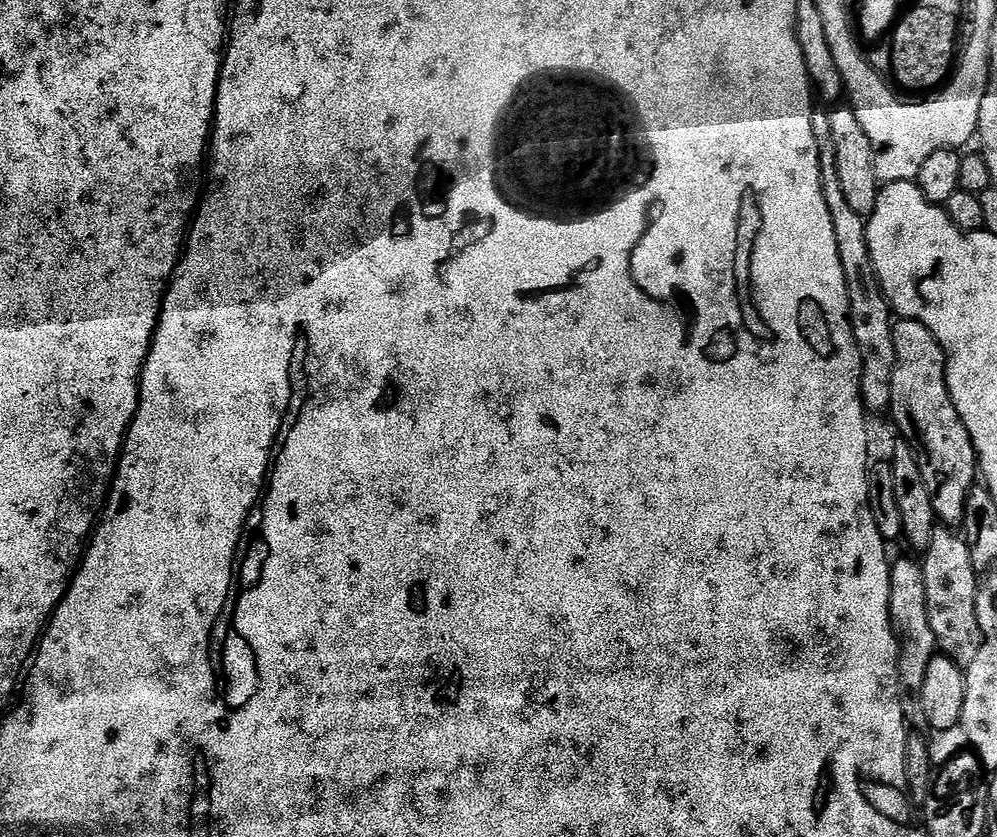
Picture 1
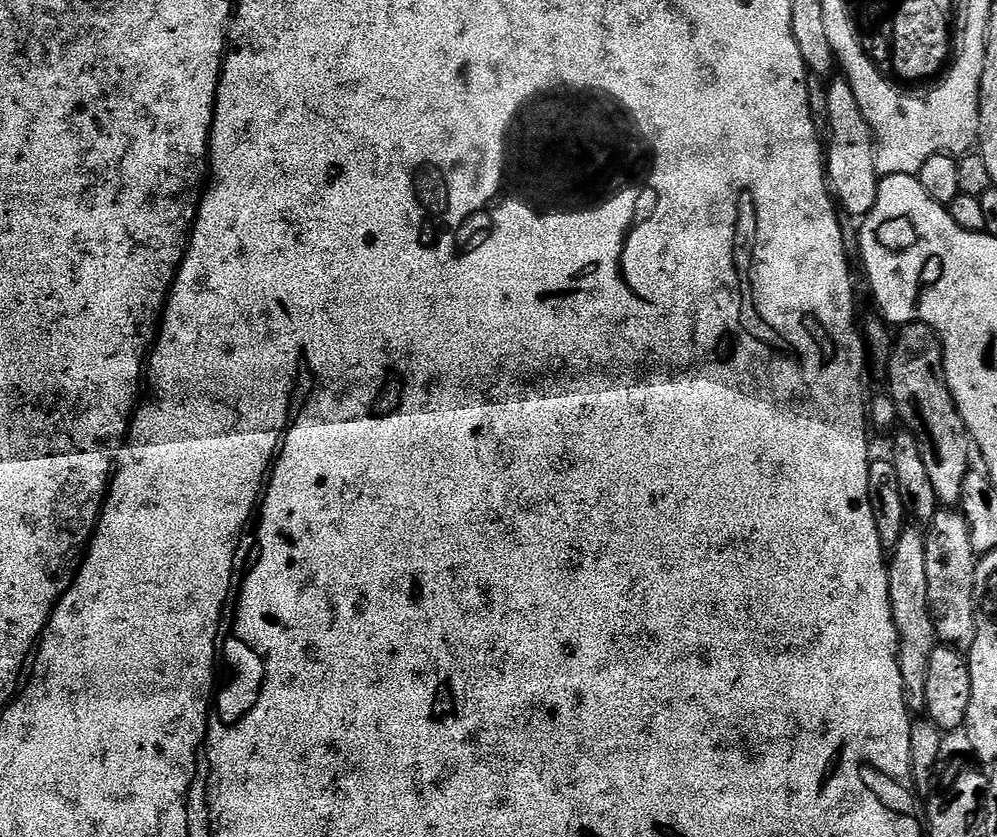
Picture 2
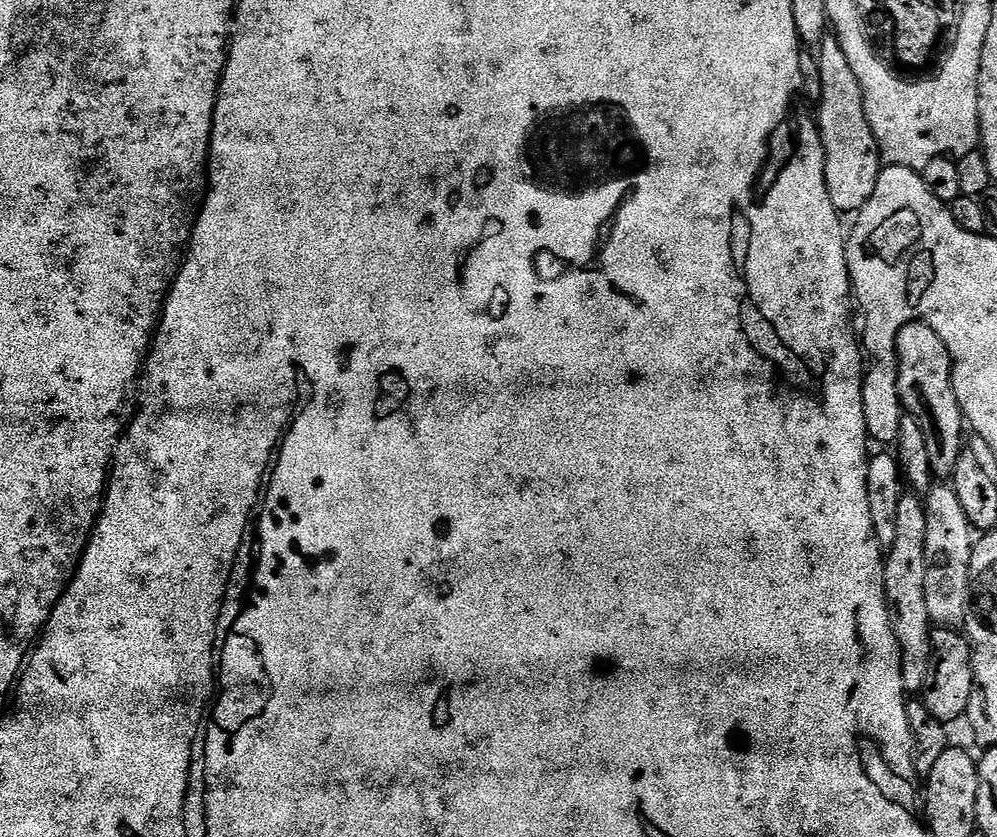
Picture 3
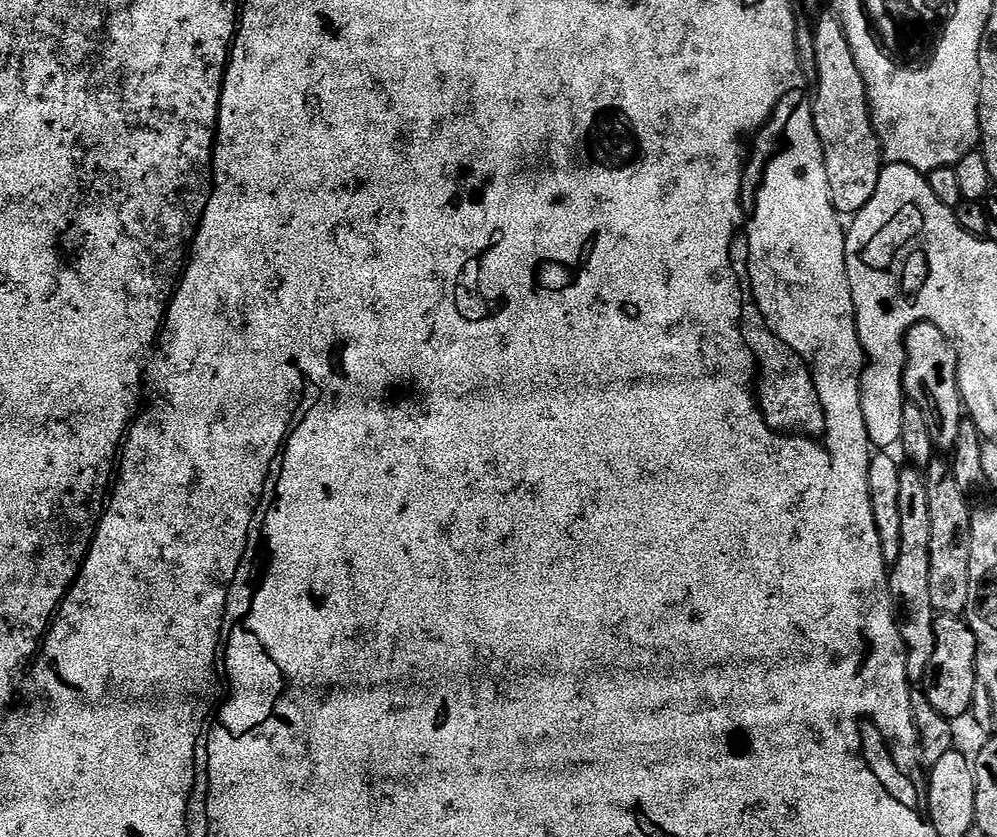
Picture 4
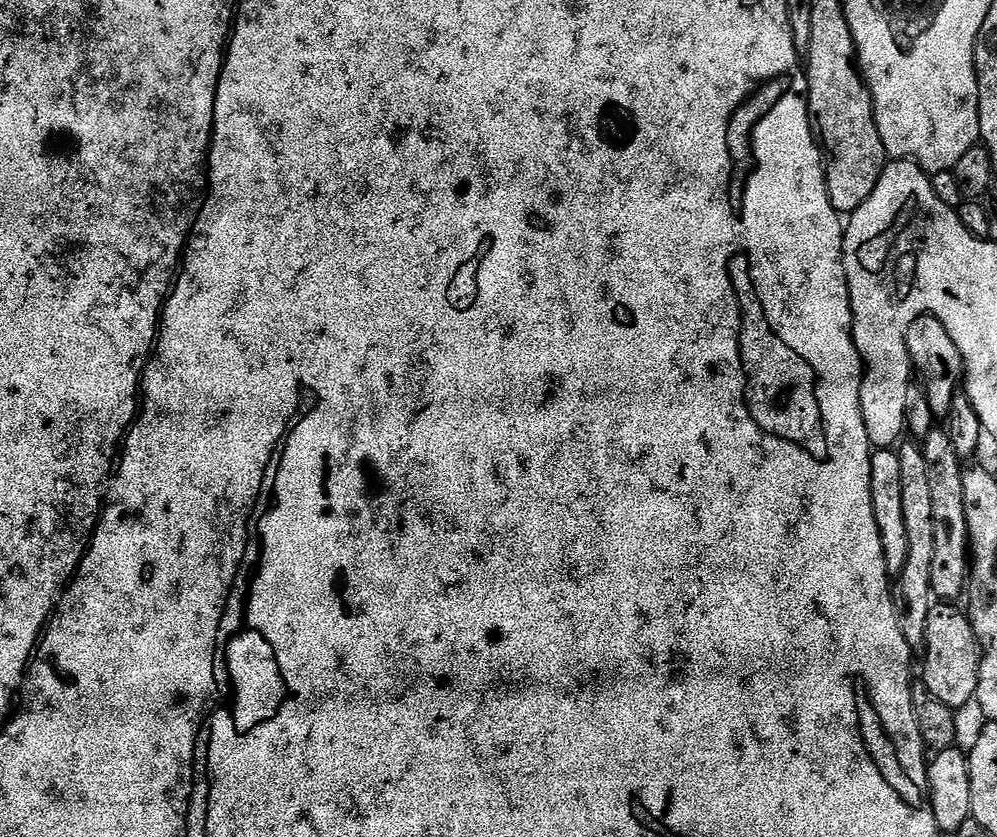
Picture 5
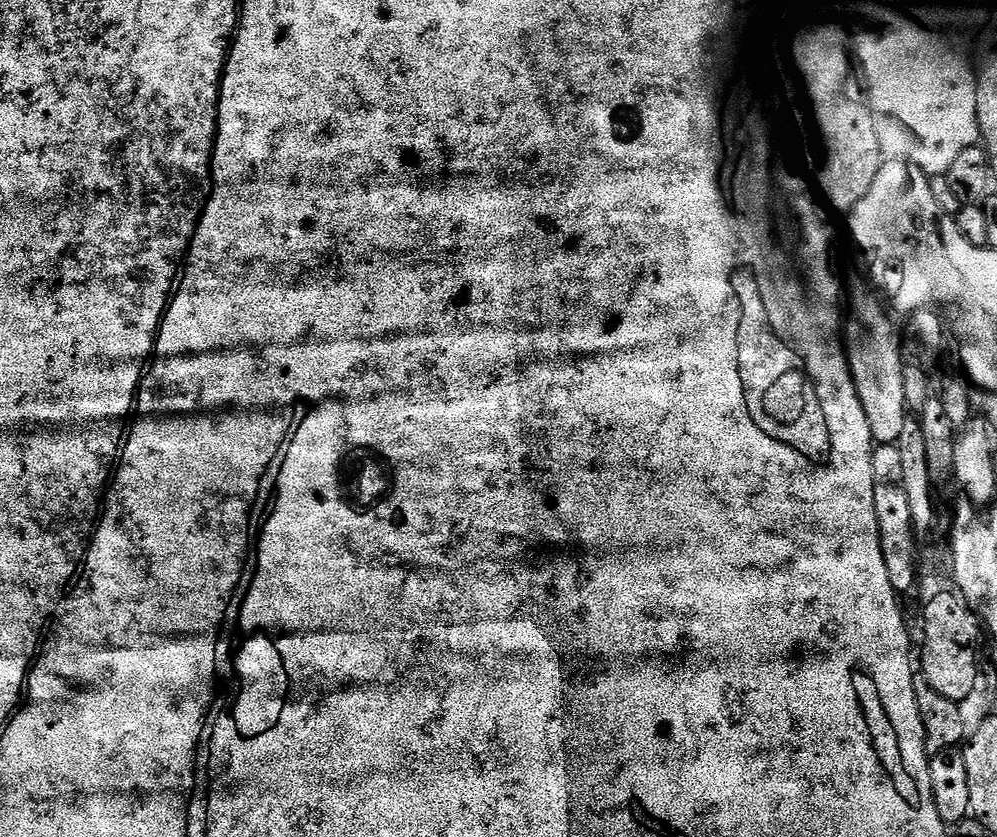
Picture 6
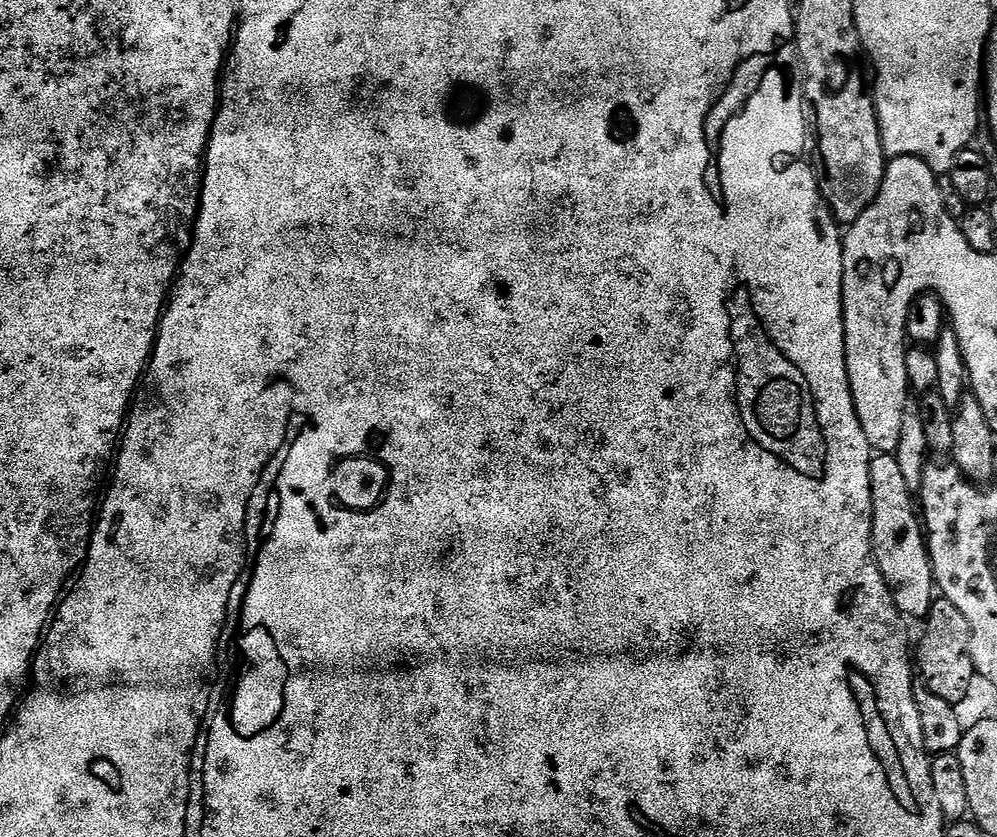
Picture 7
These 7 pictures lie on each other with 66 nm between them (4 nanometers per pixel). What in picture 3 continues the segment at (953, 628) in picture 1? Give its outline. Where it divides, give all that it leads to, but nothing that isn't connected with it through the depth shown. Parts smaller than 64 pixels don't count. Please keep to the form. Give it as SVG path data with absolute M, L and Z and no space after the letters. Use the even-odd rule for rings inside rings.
M936 482L923 497L926 514L926 605L933 625L959 629L968 619L968 604L972 601L970 586L970 558L974 543L974 529L966 510L958 502L958 494L951 483Z

